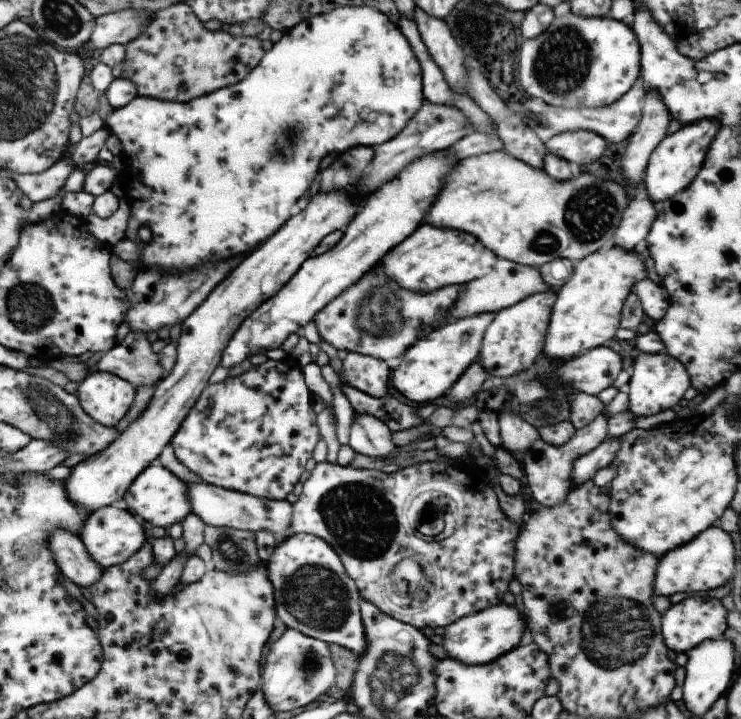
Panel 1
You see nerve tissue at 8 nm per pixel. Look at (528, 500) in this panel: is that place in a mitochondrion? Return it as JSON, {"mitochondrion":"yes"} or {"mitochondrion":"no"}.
{"mitochondrion":"no"}

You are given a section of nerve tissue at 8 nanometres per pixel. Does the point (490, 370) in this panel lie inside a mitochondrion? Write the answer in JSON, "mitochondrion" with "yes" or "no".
{"mitochondrion":"no"}

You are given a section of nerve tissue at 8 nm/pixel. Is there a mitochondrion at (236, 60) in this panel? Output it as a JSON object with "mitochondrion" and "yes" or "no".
{"mitochondrion":"no"}

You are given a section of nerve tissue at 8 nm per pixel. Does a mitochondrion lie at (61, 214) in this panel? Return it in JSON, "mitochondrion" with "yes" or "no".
{"mitochondrion":"no"}

